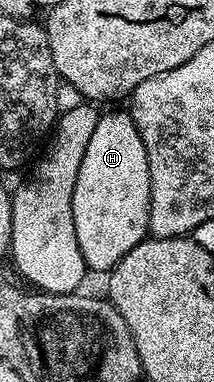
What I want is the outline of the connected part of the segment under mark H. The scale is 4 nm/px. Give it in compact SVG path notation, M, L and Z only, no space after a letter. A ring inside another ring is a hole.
M127 111L107 112L101 115L90 146L86 146L86 158L78 166L78 182L74 182L74 234L78 234L78 246L84 255L84 263L101 274L112 271L134 246L149 235L150 214L150 166L142 134Z

